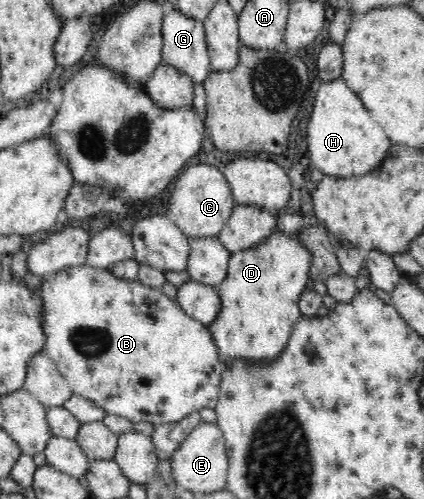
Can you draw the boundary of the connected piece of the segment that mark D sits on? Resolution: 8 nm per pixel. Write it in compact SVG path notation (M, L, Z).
M275 231L257 247L241 249L230 255L227 275L215 287L221 301L220 314L207 326L211 332L213 344L219 352L220 363L227 365L229 361L239 359L239 361L250 361L251 364L267 364L284 353L293 329L302 317L299 301L301 294L306 291L310 261L310 251L300 245L298 234L287 235L282 231Z

